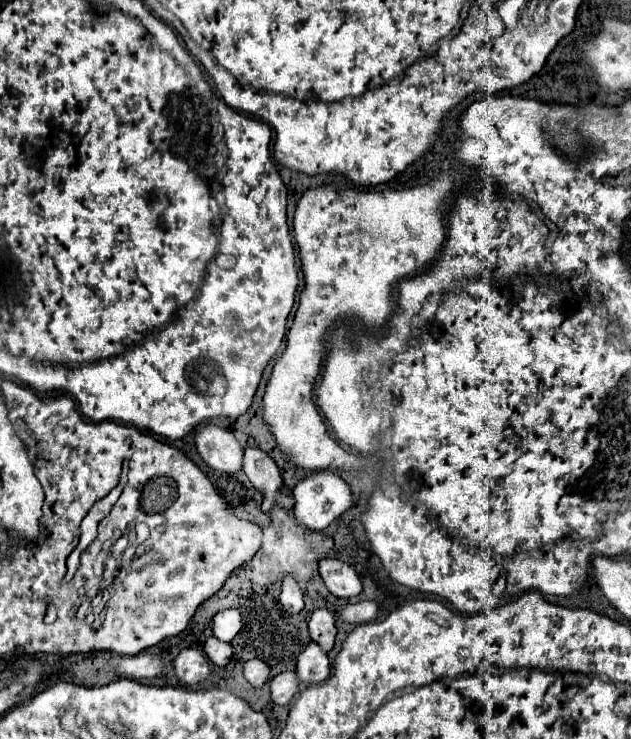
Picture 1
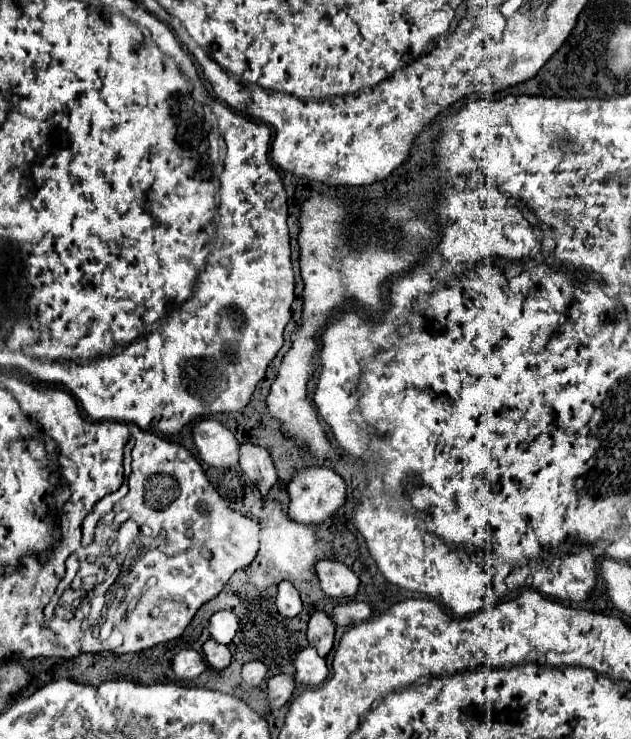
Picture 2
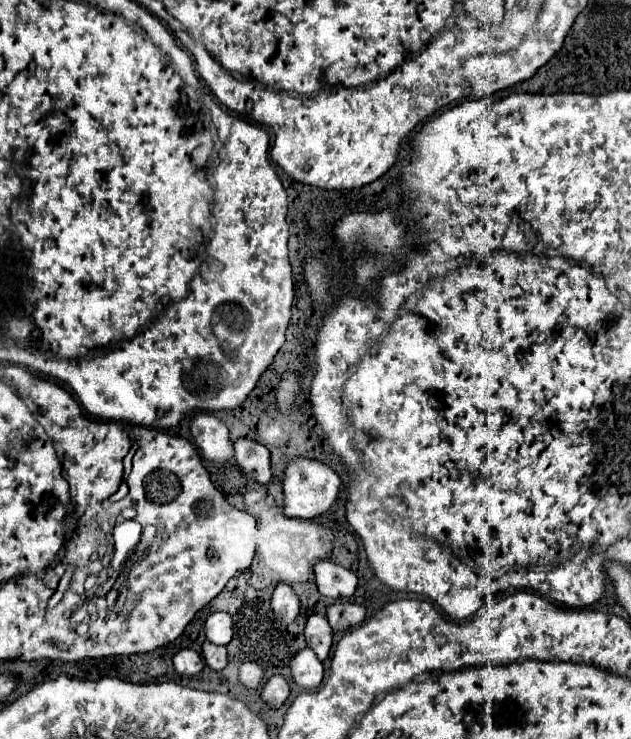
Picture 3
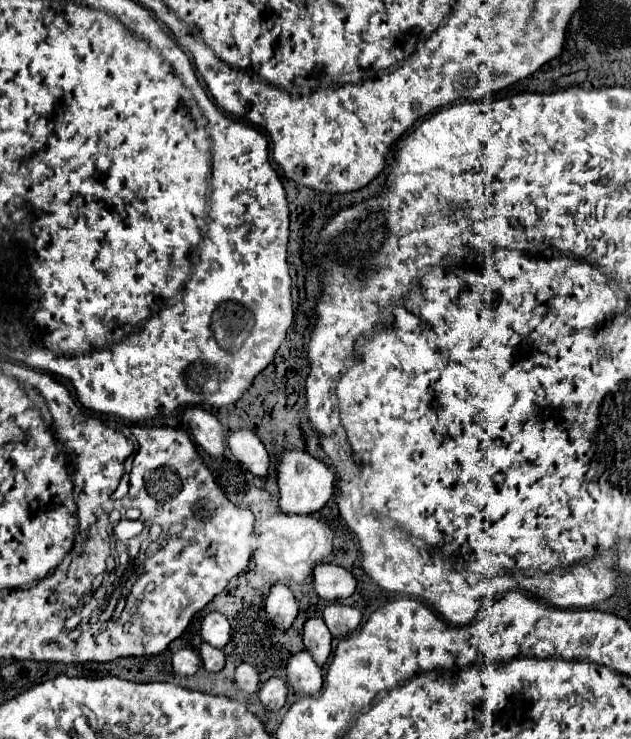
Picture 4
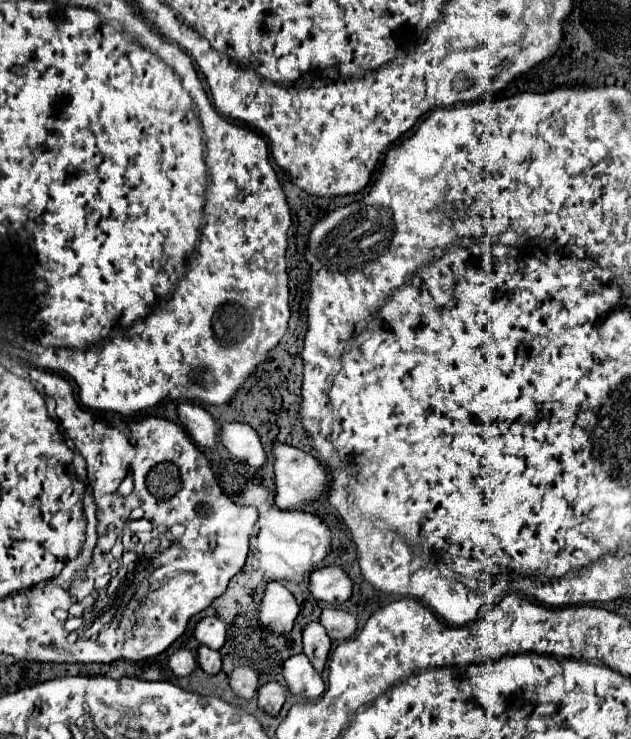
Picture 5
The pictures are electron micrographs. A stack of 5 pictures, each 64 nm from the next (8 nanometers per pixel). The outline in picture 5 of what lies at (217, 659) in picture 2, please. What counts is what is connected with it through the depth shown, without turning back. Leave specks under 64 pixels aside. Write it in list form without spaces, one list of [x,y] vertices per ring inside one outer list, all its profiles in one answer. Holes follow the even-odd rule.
[[[208,646],[198,648],[198,664],[206,674],[218,674],[222,668],[222,656],[218,650],[212,650]]]

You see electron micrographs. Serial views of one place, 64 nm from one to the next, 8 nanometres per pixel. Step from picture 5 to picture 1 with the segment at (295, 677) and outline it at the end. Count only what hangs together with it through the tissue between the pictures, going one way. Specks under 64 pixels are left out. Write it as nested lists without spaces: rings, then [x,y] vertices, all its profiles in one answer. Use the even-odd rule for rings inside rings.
[[[310,642],[306,650],[298,656],[296,672],[298,672],[298,678],[306,684],[324,682],[330,676],[328,654],[322,652],[322,648],[316,642]]]

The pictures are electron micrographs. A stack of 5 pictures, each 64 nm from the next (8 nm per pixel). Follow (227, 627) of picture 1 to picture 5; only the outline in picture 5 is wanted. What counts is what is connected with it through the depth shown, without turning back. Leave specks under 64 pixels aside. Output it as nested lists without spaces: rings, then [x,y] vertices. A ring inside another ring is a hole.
[[[218,616],[202,618],[194,630],[194,636],[200,644],[206,644],[214,650],[220,650],[226,640],[226,624]]]

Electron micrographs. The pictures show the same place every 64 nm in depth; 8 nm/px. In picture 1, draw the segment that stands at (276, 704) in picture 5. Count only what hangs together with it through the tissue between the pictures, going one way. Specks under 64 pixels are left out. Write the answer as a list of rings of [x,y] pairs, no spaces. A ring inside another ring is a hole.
[[[282,672],[278,676],[272,678],[270,682],[270,690],[272,690],[272,700],[280,706],[290,704],[290,700],[296,696],[300,686],[300,680],[296,676],[296,672]]]

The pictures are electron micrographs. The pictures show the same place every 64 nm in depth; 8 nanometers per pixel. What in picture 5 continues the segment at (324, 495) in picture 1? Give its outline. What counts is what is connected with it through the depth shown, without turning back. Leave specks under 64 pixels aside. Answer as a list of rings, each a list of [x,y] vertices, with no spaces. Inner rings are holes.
[[[274,444],[272,454],[276,458],[274,462],[274,474],[276,474],[276,506],[282,510],[292,510],[292,508],[302,508],[306,504],[316,502],[324,492],[330,488],[330,474],[326,468],[310,454],[286,446],[286,444]]]

